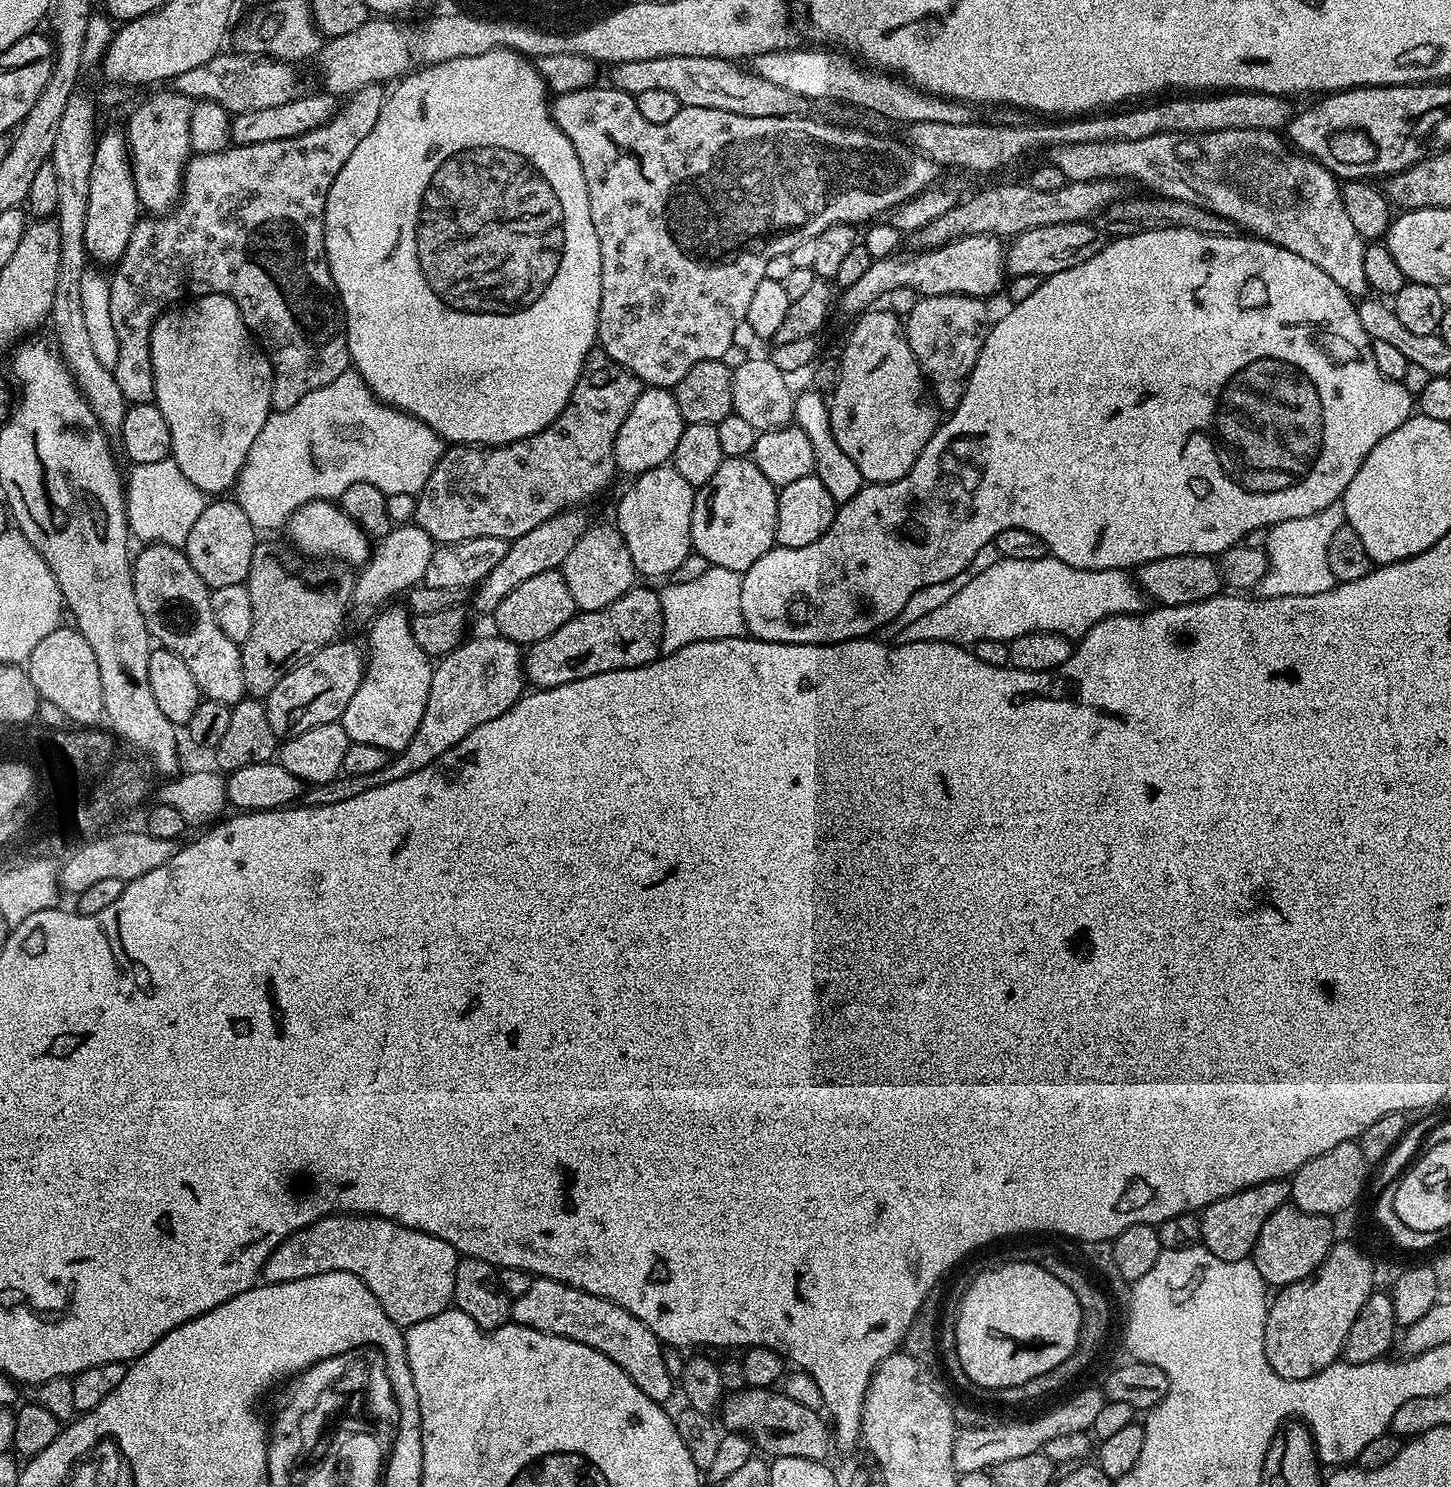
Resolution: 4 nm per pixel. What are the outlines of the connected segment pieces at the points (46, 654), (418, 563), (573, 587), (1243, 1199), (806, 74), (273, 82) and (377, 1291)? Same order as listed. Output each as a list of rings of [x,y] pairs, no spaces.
[[[58,627],[46,634],[46,638],[34,646],[34,654],[30,654],[26,662],[26,671],[41,700],[54,702],[54,706],[62,710],[65,721],[76,726],[92,726],[97,723],[96,719],[104,716],[98,662],[94,659],[94,650],[90,650],[90,642],[75,628]]]
[[[415,522],[394,526],[384,536],[375,541],[368,561],[359,569],[360,577],[355,577],[350,597],[350,616],[358,623],[367,625],[389,603],[391,596],[407,593],[423,581],[426,566],[436,552],[437,545]]]
[[[611,523],[600,524],[597,528],[589,527],[567,555],[562,571],[566,586],[570,586],[570,598],[574,598],[577,609],[582,612],[602,610],[602,606],[610,606],[610,602],[622,598],[622,594],[631,590],[638,580],[630,550],[626,550],[622,534]]]
[[[1267,1180],[1265,1184],[1254,1184],[1250,1188],[1222,1197],[1218,1202],[1207,1204],[1199,1213],[1203,1247],[1208,1248],[1214,1258],[1222,1258],[1226,1262],[1249,1259],[1266,1218],[1270,1218],[1274,1210],[1285,1207],[1289,1200],[1290,1188],[1284,1180]]]
[[[789,46],[782,52],[763,52],[751,57],[751,71],[757,76],[766,78],[766,82],[774,82],[774,86],[782,86],[793,97],[806,96],[810,100],[841,100],[844,104],[853,104],[856,108],[877,112],[888,120],[897,120],[901,126],[918,122],[966,124],[973,119],[973,109],[969,105],[921,92],[919,88],[912,87],[909,81],[883,70],[873,70],[843,51],[823,52],[820,48],[796,47]]]
[[[229,50],[210,58],[210,62],[202,62],[202,66],[194,66],[194,70],[186,70],[170,81],[171,87],[178,94],[197,100],[218,102],[229,114],[246,110],[266,110],[266,106],[282,106],[296,99],[296,72],[291,63],[274,60],[263,54],[239,54],[235,56]]]
[[[337,1214],[287,1236],[262,1269],[269,1284],[294,1282],[318,1272],[354,1274],[378,1298],[382,1310],[401,1329],[448,1311],[453,1303],[454,1270],[458,1253],[442,1238],[384,1220],[380,1216]]]

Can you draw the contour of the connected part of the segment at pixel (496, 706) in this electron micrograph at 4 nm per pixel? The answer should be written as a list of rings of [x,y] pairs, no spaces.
[[[499,634],[480,636],[477,640],[465,639],[452,652],[439,657],[432,669],[430,682],[430,698],[426,698],[426,710],[422,714],[422,722],[418,722],[418,730],[414,738],[410,738],[410,746],[395,753],[388,764],[374,774],[343,774],[328,783],[311,785],[301,795],[301,805],[333,805],[335,802],[346,802],[346,798],[354,798],[358,794],[366,794],[366,790],[374,790],[378,786],[386,786],[386,782],[394,782],[398,778],[406,778],[406,774],[414,774],[426,766],[430,766],[446,750],[450,750],[466,734],[478,730],[490,718],[498,718],[498,714],[506,714],[510,706],[519,702],[526,692],[526,677],[521,645]]]

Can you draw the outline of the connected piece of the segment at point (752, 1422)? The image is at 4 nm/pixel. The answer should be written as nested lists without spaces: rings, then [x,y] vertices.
[[[745,1387],[744,1391],[729,1395],[722,1404],[722,1413],[724,1412],[724,1420],[728,1423],[727,1427],[731,1431],[747,1436],[759,1451],[761,1448],[762,1451],[769,1452],[769,1454],[764,1453],[769,1457],[789,1456],[827,1461],[828,1451],[833,1451],[834,1448],[834,1436],[830,1431],[829,1421],[819,1411],[816,1413],[814,1409],[807,1408],[802,1401],[791,1400],[790,1397],[776,1391],[780,1390]]]

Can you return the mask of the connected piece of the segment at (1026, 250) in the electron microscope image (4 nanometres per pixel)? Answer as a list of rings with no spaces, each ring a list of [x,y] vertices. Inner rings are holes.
[[[1079,220],[1054,226],[1038,226],[1038,230],[1026,230],[1022,234],[1011,237],[1006,248],[1006,268],[1012,276],[1034,274],[1038,277],[1062,274],[1062,270],[1070,270],[1070,266],[1078,266],[1078,262],[1086,262],[1086,258],[1094,258],[1098,250],[1108,244],[1109,237],[1103,227],[1095,223]]]

